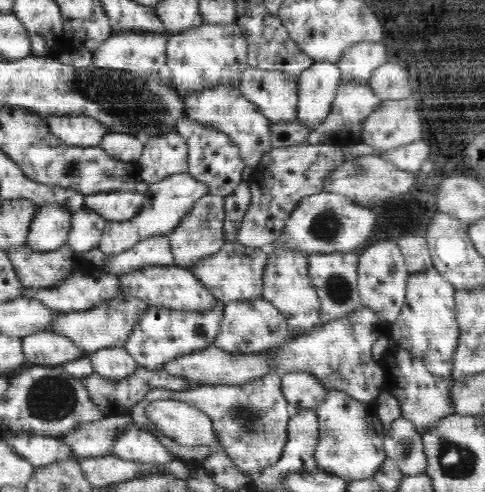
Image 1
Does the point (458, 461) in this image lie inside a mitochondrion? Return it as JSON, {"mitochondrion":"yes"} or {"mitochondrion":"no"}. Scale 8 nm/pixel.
{"mitochondrion":"yes"}

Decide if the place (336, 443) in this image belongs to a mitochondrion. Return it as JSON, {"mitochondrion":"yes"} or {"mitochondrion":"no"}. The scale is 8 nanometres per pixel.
{"mitochondrion":"yes"}

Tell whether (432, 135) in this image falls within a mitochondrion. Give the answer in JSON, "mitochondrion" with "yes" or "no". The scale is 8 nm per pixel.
{"mitochondrion":"no"}

